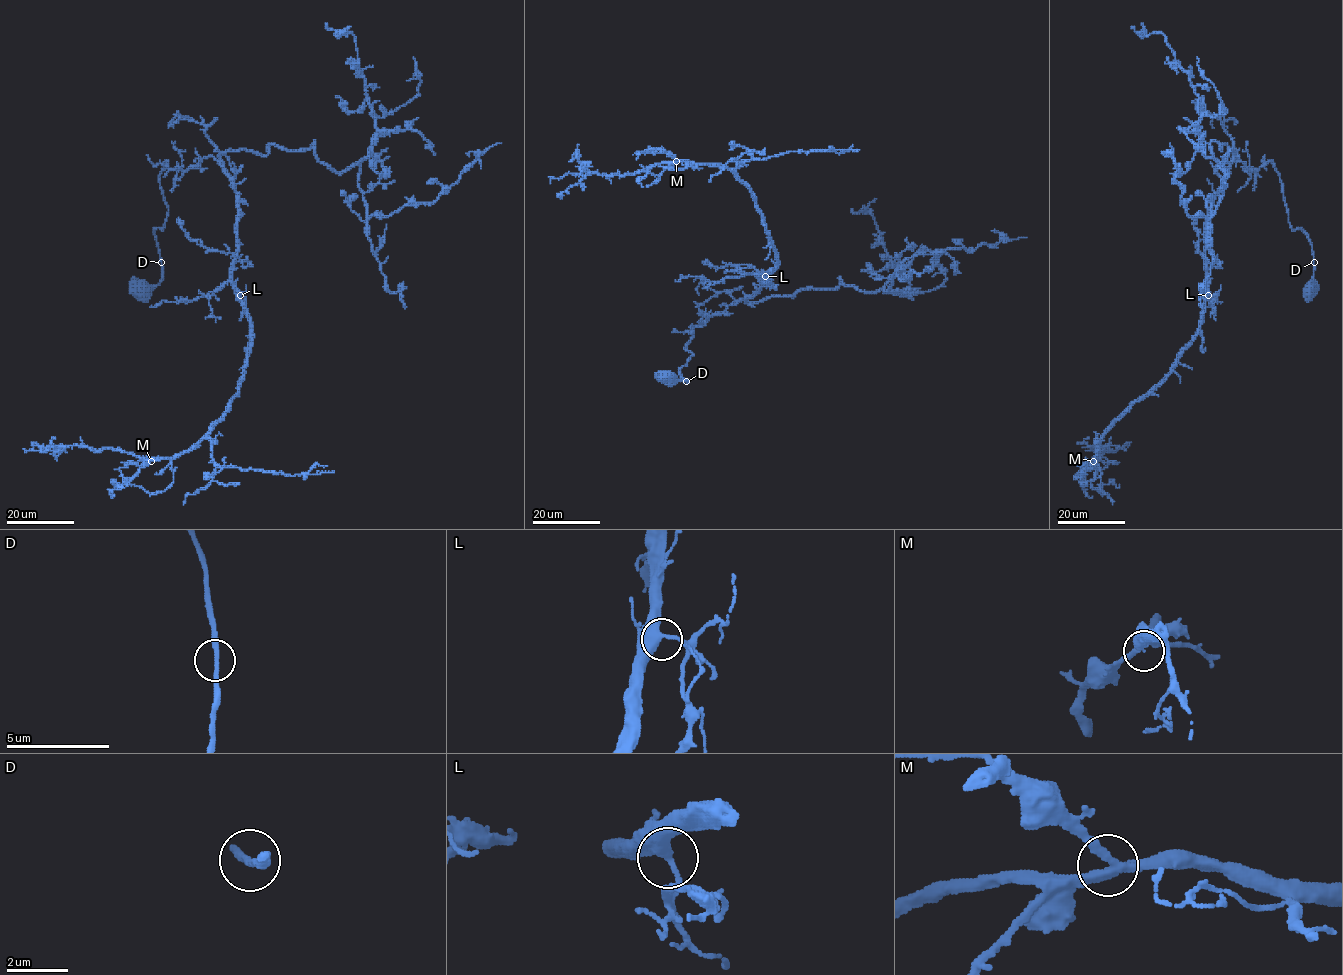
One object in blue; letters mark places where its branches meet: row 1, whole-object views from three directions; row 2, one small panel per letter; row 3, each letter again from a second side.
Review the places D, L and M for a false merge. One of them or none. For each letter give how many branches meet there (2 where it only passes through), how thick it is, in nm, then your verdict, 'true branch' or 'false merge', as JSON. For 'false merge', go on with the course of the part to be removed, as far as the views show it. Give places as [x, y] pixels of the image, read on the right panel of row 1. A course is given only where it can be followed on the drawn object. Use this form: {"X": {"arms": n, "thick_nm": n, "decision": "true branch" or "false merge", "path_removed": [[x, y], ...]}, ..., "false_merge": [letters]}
{"D": {"arms": 2, "thick_nm": 220, "decision": "true branch"}, "L": {"arms": 2, "thick_nm": 500, "decision": "true branch"}, "M": {"arms": 3, "thick_nm": 340, "decision": "true branch"}, "false_merge": []}

